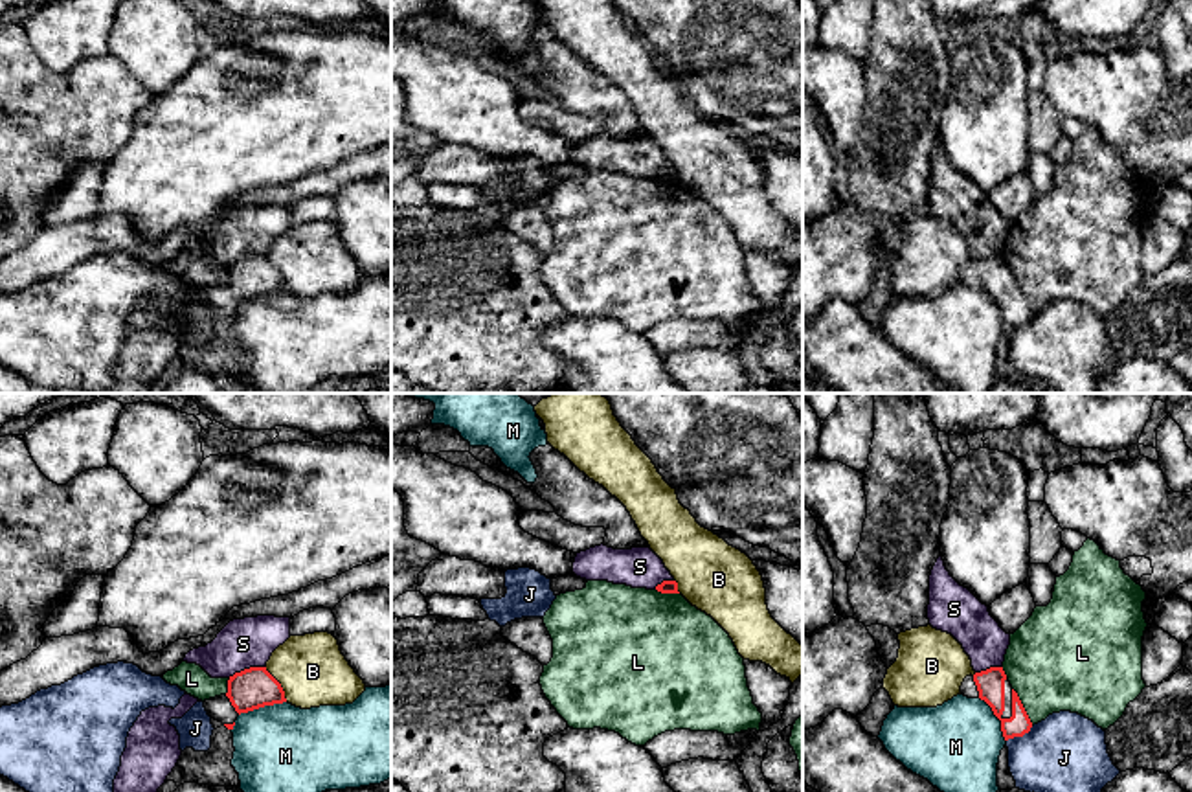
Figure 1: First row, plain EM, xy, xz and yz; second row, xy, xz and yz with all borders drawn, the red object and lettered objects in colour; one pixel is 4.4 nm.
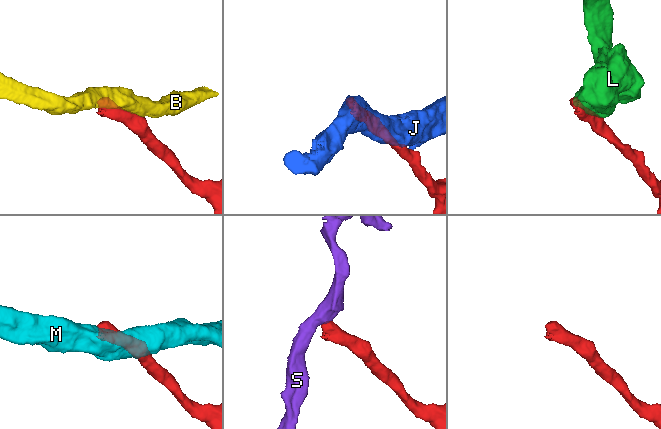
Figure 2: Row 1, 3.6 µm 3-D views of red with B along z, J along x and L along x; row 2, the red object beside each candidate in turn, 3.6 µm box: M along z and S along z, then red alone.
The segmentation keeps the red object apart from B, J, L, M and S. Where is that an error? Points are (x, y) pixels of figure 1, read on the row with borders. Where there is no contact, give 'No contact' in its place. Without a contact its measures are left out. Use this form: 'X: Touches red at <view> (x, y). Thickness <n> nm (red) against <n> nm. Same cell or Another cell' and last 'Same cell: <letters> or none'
B: Touches red at xy (280, 684). Thickness 180 nm (red) against 300 nm. Another cell
J: Touches red at yz (1020, 735). Thickness 120 nm (red) against 340 nm. Another cell
L: Touches red at yz (1022, 706). Thickness 130 nm (red) against 440 nm. Another cell
M: Touches red at xy (261, 706). Thickness 180 nm (red) against 380 nm. Another cell
S: Touches red at xy (247, 669). Thickness 180 nm (red) against 220 nm. Another cell
Same cell: none

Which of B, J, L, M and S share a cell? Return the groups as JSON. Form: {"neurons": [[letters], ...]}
{"neurons": [["B"], ["J"], ["L"], ["M"], ["S"]]}

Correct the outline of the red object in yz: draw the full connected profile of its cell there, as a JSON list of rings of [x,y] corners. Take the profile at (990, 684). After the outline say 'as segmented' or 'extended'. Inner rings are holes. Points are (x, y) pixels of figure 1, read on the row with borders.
[[[990,667],[973,676],[966,676],[961,685],[961,695],[981,698],[992,707],[994,715],[1001,720],[1005,741],[1023,737],[1032,728],[1032,722],[1003,667]]]; extended

